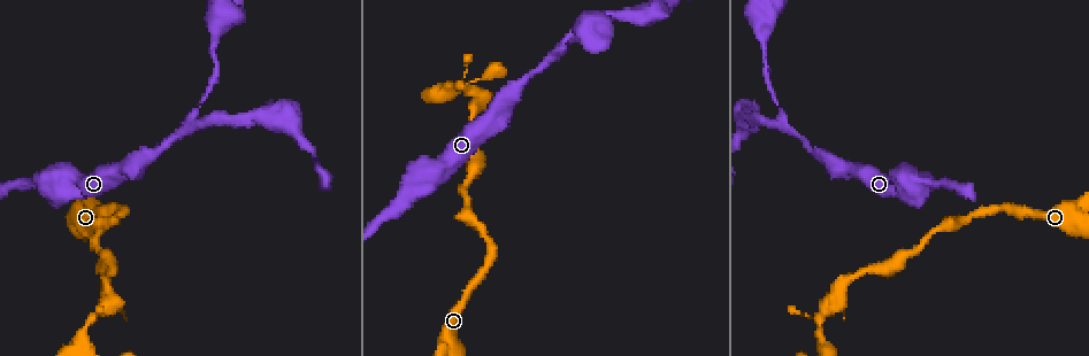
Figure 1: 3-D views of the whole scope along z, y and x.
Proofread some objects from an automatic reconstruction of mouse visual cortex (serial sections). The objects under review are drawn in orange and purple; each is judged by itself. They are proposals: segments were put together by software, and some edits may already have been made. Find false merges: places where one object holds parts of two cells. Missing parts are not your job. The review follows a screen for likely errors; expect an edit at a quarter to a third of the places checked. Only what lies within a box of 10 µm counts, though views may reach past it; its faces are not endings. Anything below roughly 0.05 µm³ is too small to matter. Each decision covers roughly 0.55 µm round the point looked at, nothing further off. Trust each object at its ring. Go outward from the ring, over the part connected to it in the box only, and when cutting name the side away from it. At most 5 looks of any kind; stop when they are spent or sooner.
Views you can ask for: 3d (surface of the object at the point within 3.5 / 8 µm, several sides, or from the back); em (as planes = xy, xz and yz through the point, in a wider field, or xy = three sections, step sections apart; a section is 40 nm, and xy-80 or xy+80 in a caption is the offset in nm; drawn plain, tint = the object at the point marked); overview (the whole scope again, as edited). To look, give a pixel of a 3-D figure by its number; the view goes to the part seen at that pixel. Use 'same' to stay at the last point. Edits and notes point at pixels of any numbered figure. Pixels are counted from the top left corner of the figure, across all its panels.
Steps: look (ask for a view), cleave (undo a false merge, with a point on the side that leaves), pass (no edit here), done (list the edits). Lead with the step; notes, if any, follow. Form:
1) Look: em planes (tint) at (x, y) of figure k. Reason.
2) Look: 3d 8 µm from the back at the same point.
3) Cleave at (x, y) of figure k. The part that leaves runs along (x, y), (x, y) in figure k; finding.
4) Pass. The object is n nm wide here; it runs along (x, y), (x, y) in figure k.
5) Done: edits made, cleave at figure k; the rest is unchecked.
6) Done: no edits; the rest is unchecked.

Look: 3d 3.5 µm at (781, 126) of figure 1. Two arms in line, one across.

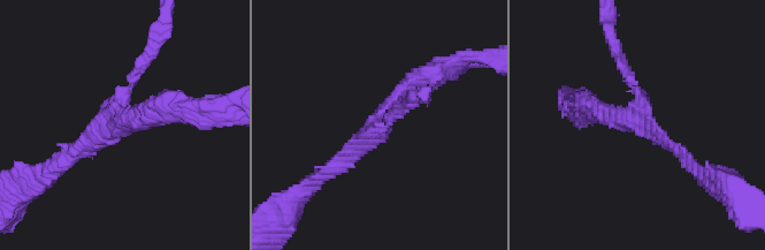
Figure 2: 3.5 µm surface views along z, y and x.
Look: em xy step 1 (tint) at (641, 120) of figure 2. 3 arms meet here; the arms are 150, 200, 200 nm wide; need the tissue.

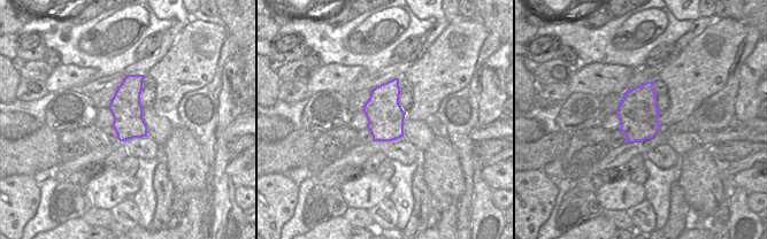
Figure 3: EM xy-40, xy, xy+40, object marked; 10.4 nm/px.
Pass. It runs along (69, 158), (122, 122), (119, 101), (146, 59) in figure 2; one cell here.

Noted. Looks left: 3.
Look: 3d 3.5 µm at (820, 329) of figure 1. Sharp bend.

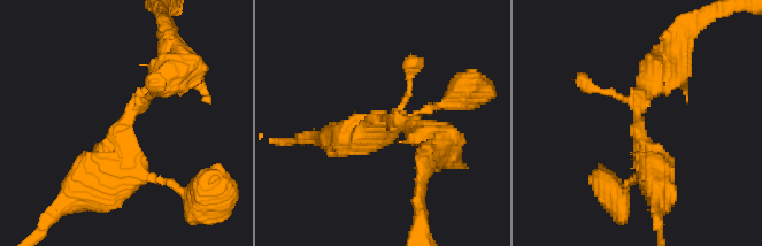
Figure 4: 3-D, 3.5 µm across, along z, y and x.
Look: em xy step 2 (tint) at (388, 118) of figure 4. Need the tissue.

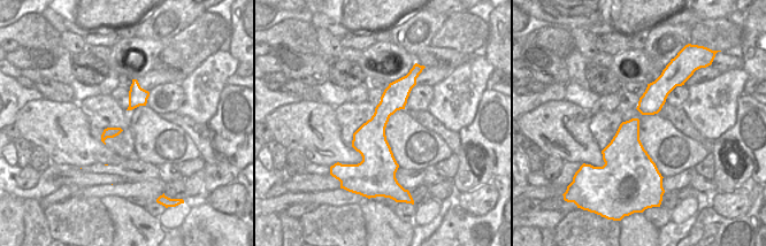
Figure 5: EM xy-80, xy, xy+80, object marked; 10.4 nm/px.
Pass. The object is 360 nm wide here; it runs along (406, 78), (376, 124), (376, 171) in figure 5; all the same cell.

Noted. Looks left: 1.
Done: no edits; the rest is unchecked.

